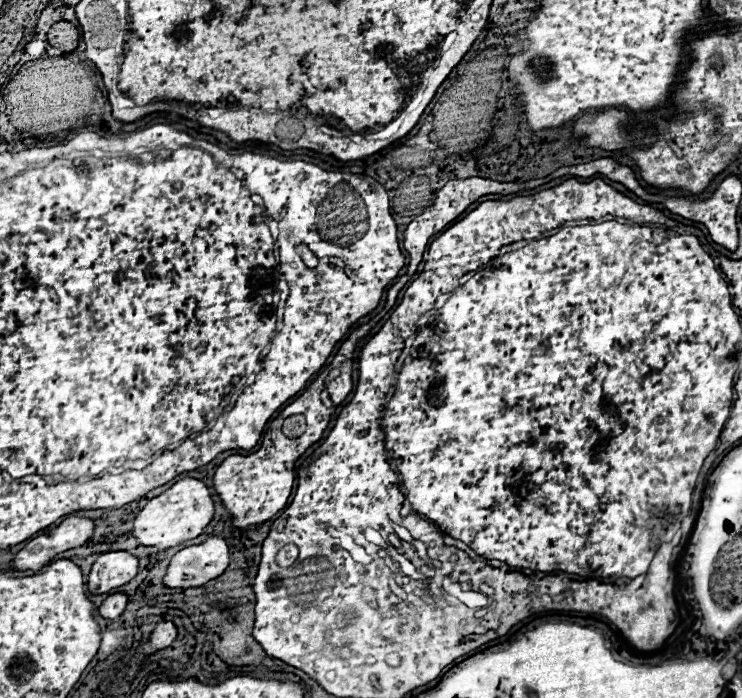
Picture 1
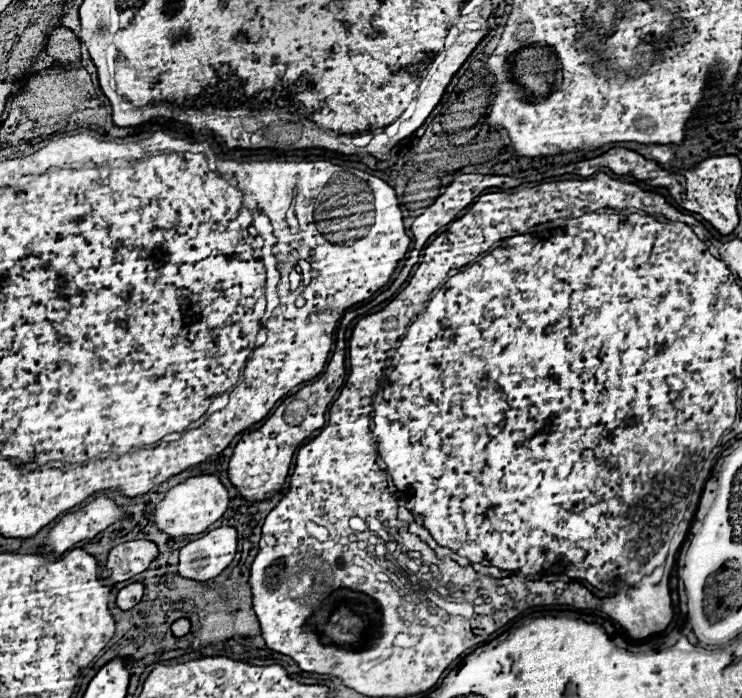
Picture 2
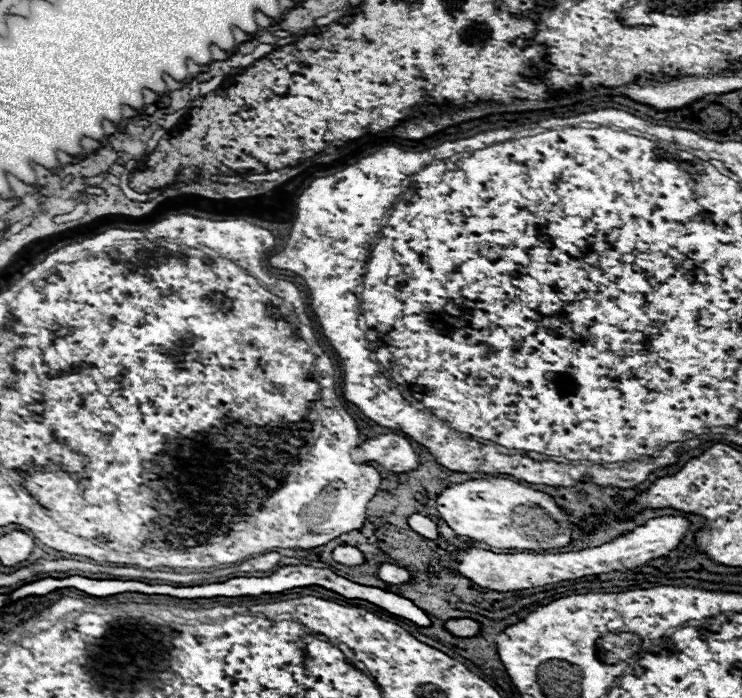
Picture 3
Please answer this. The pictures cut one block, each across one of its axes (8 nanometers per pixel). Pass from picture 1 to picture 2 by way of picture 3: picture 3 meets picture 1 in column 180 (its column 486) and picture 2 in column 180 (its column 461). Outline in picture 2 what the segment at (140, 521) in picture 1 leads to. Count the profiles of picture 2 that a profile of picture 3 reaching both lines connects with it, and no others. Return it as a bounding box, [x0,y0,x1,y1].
[154,474,230,536]

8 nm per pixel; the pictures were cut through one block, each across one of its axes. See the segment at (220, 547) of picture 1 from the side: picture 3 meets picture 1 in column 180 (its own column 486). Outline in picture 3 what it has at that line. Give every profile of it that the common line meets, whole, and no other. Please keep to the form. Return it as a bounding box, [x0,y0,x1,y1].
[454,516,690,592]

